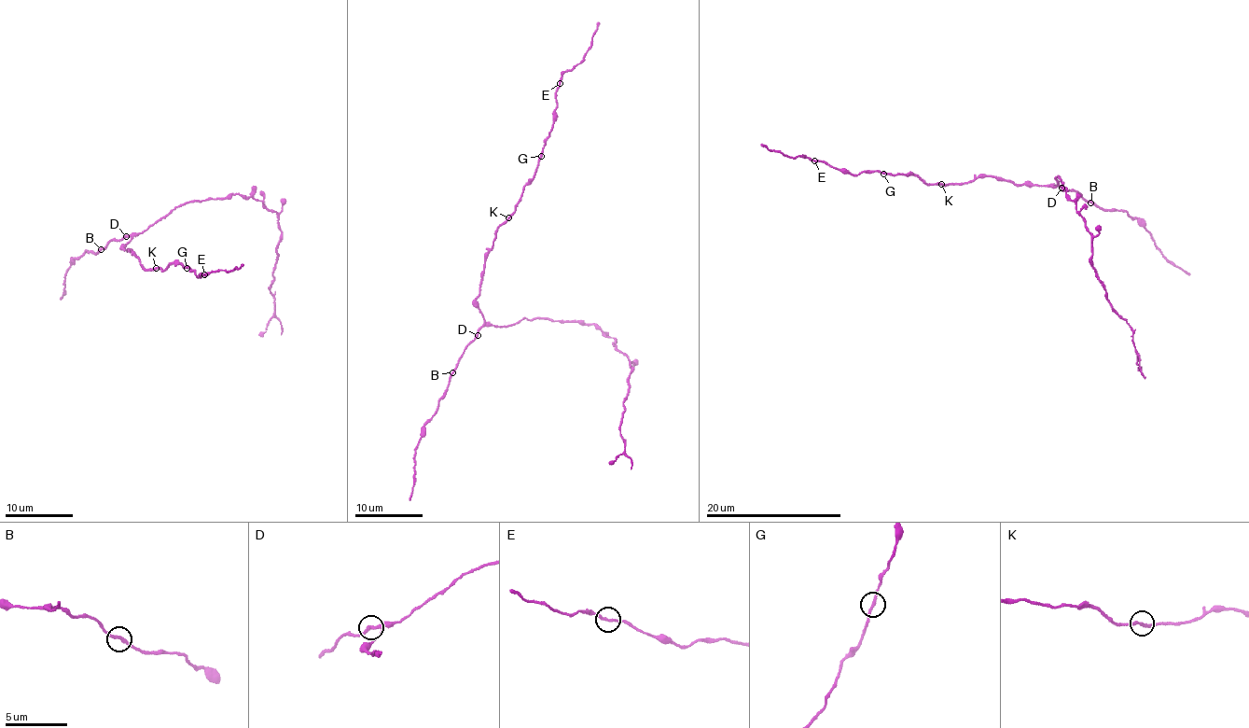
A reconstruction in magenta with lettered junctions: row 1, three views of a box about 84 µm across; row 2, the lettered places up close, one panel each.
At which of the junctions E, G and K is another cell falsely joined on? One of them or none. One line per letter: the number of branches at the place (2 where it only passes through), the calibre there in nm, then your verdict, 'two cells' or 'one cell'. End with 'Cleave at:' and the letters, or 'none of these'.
E: 2 branches meet; 200 nm thick; one cell
G: 2 branches meet; 200 nm thick; one cell
K: 2 branches meet; 220 nm thick; one cell
Cleave at: none of these

